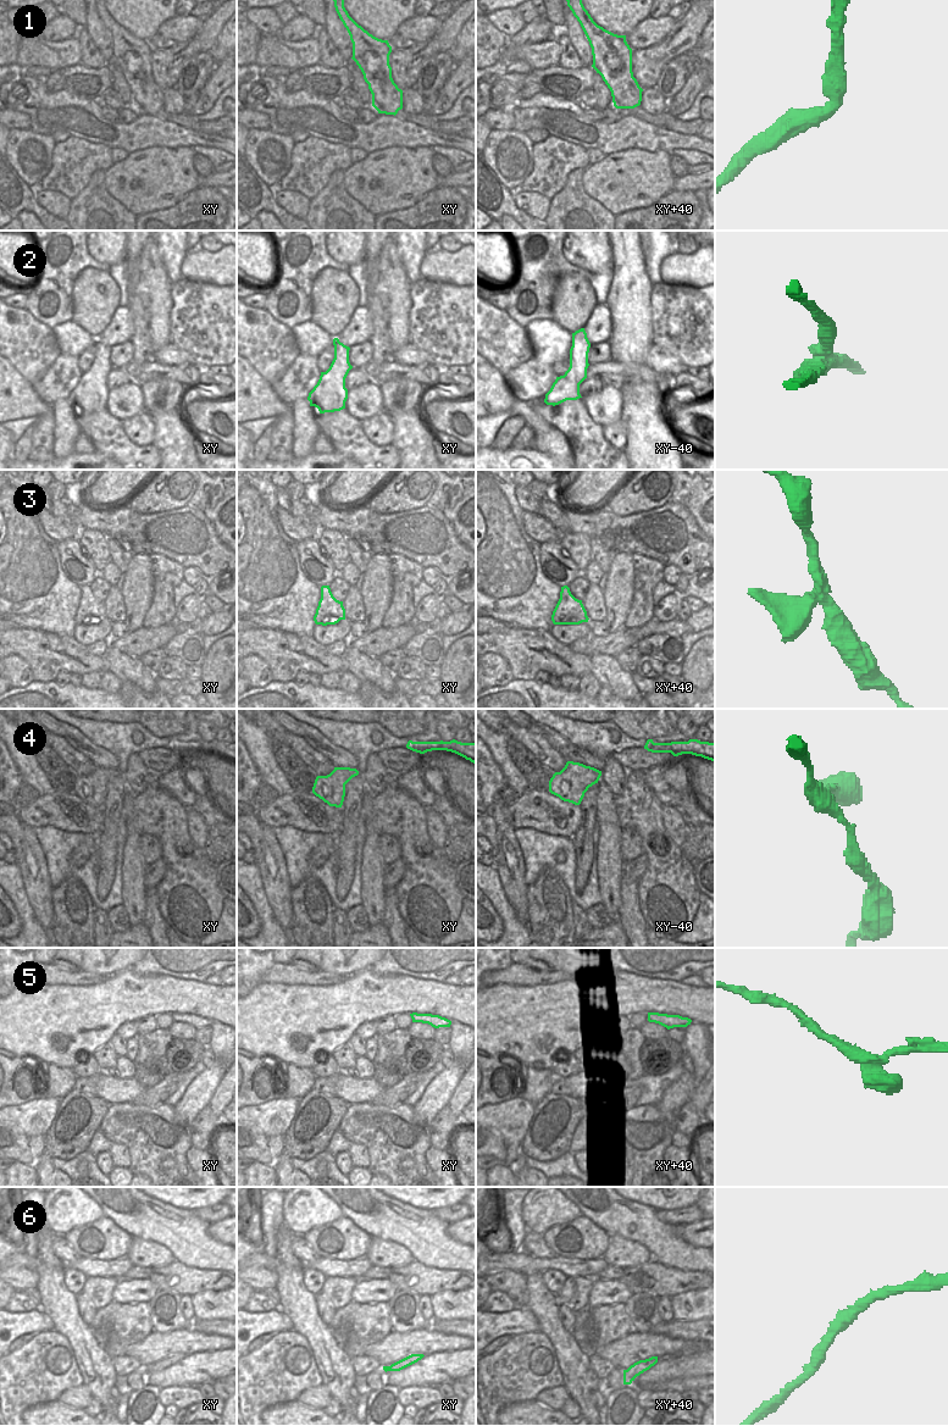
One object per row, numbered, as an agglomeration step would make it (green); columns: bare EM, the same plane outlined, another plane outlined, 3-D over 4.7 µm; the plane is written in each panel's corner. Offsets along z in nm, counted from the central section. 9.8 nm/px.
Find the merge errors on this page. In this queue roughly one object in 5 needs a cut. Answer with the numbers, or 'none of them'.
2

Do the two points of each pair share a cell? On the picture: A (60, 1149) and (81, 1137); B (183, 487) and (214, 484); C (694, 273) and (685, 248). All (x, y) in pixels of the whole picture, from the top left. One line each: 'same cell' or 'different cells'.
A: same cell
B: different cells
C: different cells

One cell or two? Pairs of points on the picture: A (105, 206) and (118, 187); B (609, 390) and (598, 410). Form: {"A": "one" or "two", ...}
{"A": "two", "B": "one"}

